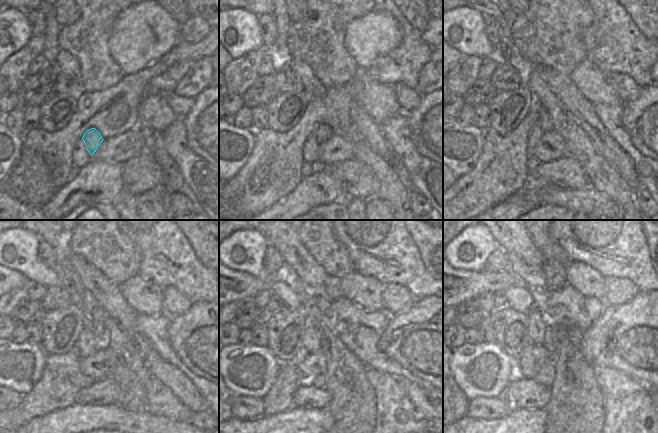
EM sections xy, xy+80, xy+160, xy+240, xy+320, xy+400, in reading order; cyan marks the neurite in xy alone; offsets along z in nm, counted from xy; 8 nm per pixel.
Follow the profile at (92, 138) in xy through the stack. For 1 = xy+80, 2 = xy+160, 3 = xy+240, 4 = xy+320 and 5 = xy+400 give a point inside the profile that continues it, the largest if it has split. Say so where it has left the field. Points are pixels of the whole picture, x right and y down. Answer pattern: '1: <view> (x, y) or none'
1: xy+80 (322, 132)
2: xy+160 (546, 123)
3: xy+240 (102, 339)
4: xy+320 (313, 295)
5: xy+400 (554, 272)

